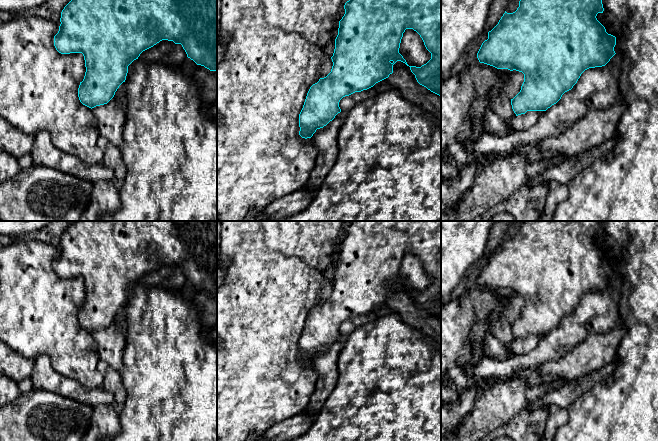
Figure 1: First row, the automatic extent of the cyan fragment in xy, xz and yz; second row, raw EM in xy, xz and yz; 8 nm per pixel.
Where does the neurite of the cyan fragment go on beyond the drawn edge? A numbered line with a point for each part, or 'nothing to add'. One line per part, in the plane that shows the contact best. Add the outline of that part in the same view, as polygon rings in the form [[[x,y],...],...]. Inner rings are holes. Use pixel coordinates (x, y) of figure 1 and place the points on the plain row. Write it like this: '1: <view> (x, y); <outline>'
nothing to add

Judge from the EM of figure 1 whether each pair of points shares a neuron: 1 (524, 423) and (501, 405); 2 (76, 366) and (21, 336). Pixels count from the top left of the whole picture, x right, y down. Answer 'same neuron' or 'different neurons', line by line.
1: different neurons
2: same neuron

